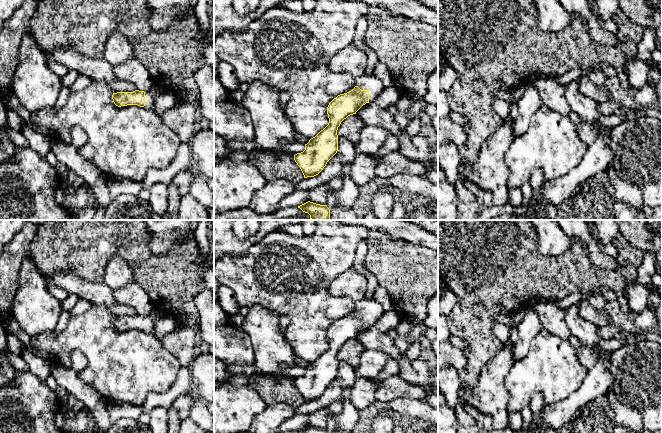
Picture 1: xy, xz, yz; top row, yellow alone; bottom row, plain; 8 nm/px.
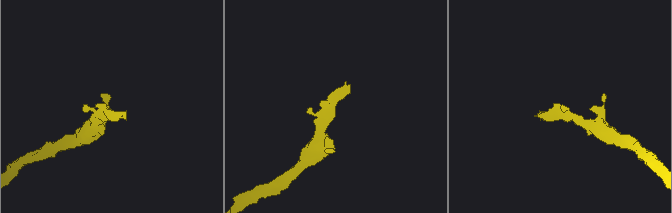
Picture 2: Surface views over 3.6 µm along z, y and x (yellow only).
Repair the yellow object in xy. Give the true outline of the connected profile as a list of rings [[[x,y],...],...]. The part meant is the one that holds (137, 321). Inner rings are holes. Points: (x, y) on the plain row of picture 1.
[[[153,310],[150,315],[144,316],[135,314],[133,316],[113,317],[112,323],[116,330],[138,329],[154,335],[154,323],[161,319],[160,315]]]

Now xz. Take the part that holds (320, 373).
[[[375,300],[356,302],[356,310],[334,322],[327,331],[328,349],[305,368],[305,374],[294,379],[304,402],[318,399],[338,375],[337,354],[341,346],[366,327],[372,326],[384,313]]]

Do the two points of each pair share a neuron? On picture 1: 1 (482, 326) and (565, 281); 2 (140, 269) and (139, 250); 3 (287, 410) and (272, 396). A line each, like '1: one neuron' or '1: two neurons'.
1: one neuron
2: one neuron
3: two neurons

